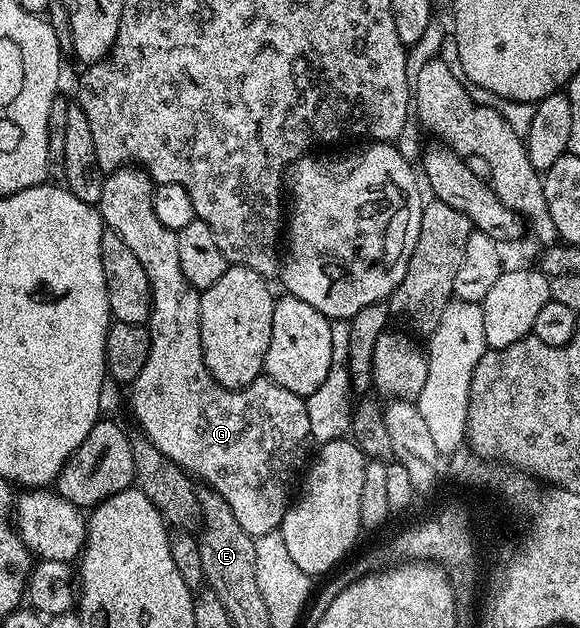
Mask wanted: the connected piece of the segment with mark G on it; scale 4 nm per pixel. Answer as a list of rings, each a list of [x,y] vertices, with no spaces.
[[[137,167],[117,169],[115,173],[105,174],[105,178],[104,191],[100,191],[96,206],[102,224],[109,232],[124,239],[128,251],[132,251],[140,267],[144,267],[144,275],[148,275],[150,284],[148,361],[140,367],[140,375],[136,375],[129,386],[130,409],[134,412],[135,423],[142,428],[139,429],[141,436],[160,447],[160,451],[191,478],[199,482],[202,480],[203,486],[221,495],[224,503],[232,509],[236,523],[240,523],[250,537],[273,533],[281,526],[286,510],[292,504],[292,494],[303,468],[302,452],[306,449],[306,441],[311,440],[305,400],[292,391],[284,391],[284,387],[269,379],[259,379],[244,391],[225,389],[212,379],[204,363],[200,343],[200,290],[188,283],[184,270],[180,268],[177,232],[164,227],[164,223],[156,219],[156,211],[152,211],[154,182]]]

